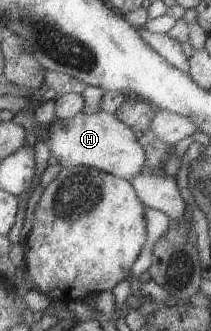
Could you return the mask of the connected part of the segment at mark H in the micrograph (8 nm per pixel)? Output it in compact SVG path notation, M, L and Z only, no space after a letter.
M103 110L92 114L77 111L68 119L55 116L47 127L47 138L42 142L49 149L49 156L53 155L63 169L83 165L128 180L140 173L144 165L143 149L131 129L117 120L115 115Z

